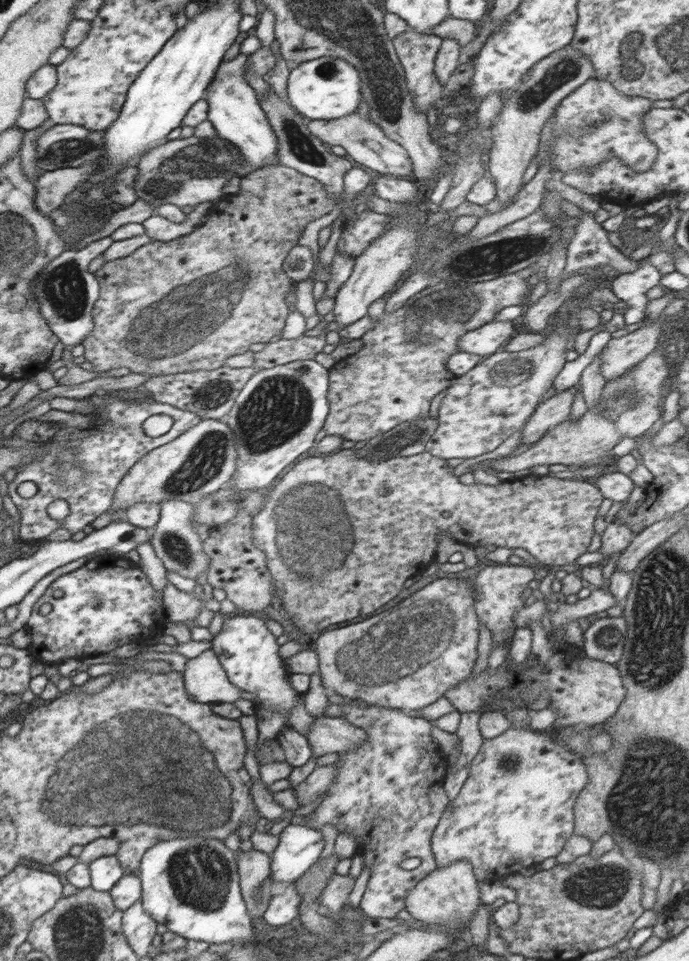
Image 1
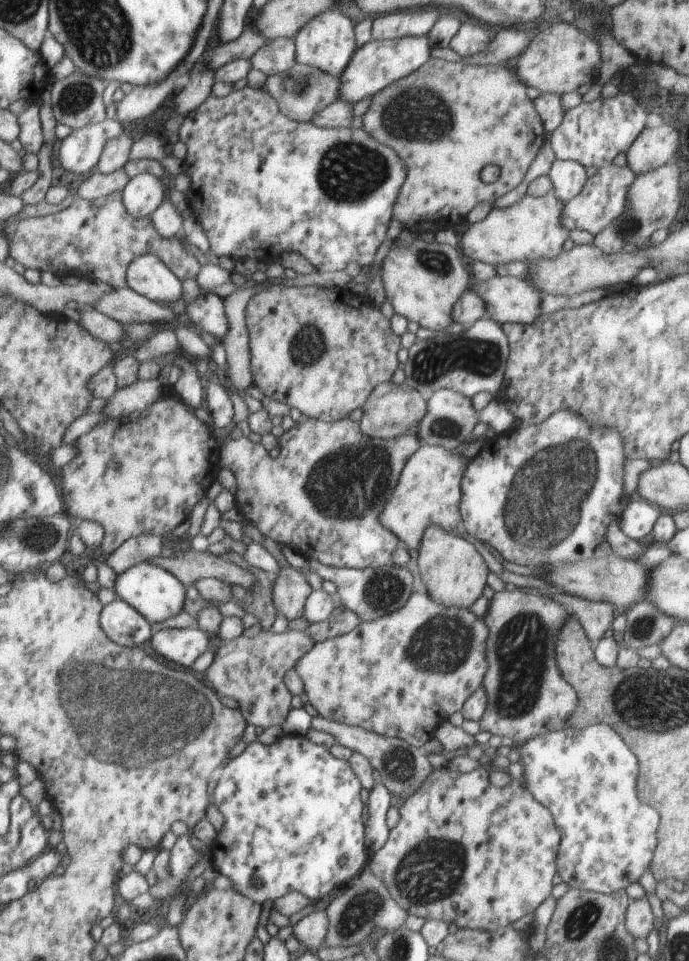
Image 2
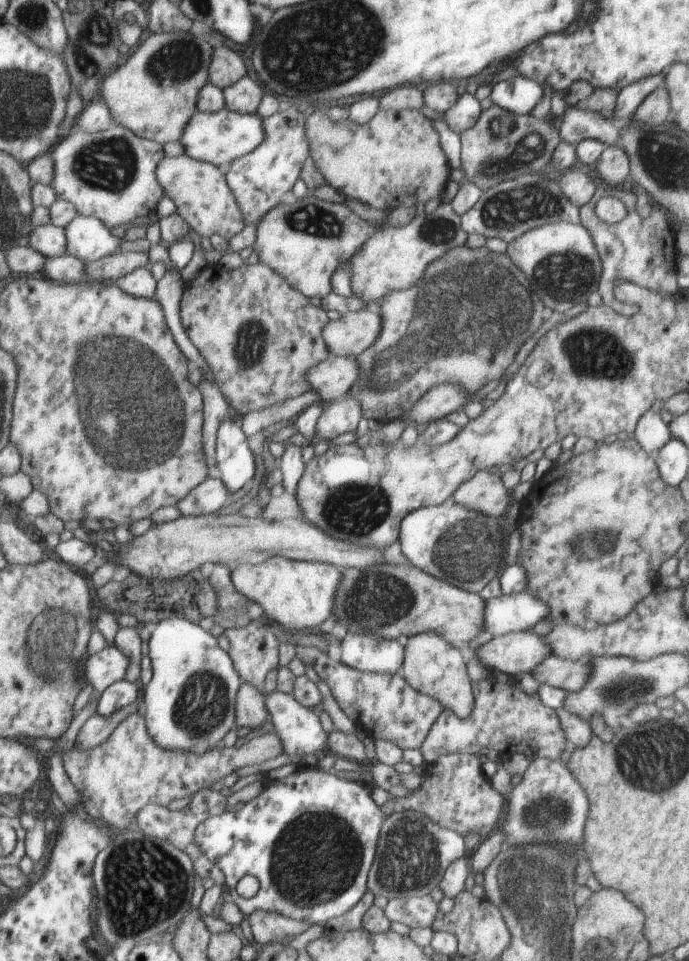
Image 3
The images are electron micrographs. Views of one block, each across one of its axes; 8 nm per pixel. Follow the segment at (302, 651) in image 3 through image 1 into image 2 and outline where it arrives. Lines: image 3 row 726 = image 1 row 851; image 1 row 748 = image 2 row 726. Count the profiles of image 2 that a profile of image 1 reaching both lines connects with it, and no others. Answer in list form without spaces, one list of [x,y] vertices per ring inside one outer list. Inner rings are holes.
[[[412,593],[408,602],[396,612],[377,618],[372,622],[360,622],[358,626],[346,634],[338,635],[336,638],[328,639],[324,643],[316,643],[296,663],[295,671],[302,679],[304,690],[308,700],[317,710],[320,717],[334,722],[344,723],[348,726],[360,727],[384,737],[396,737],[406,741],[409,745],[424,748],[424,744],[434,737],[434,730],[455,712],[461,712],[466,699],[481,687],[482,679],[486,674],[488,663],[486,660],[486,641],[489,632],[483,619],[478,618],[468,609],[458,607],[445,607],[435,603],[427,594]]]

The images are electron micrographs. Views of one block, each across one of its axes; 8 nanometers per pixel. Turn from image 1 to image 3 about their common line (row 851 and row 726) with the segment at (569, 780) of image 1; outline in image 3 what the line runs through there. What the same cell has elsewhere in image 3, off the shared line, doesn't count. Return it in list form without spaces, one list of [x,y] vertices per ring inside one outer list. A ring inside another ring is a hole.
[[[495,677],[473,683],[474,706],[468,718],[458,718],[452,710],[445,708],[434,722],[420,748],[425,766],[434,764],[447,754],[471,754],[479,756],[480,750],[496,750],[506,754],[520,753],[527,760],[536,758],[560,759],[562,751],[569,749],[560,726],[557,710],[544,706],[538,693],[524,694],[513,677],[500,682]]]

